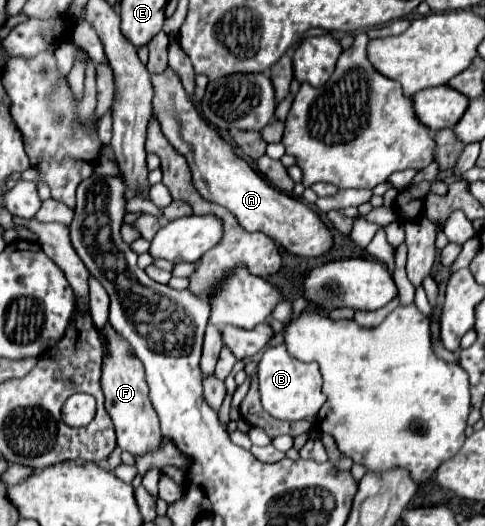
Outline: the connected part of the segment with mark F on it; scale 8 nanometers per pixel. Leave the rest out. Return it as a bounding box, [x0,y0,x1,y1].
[101,325,161,457]

